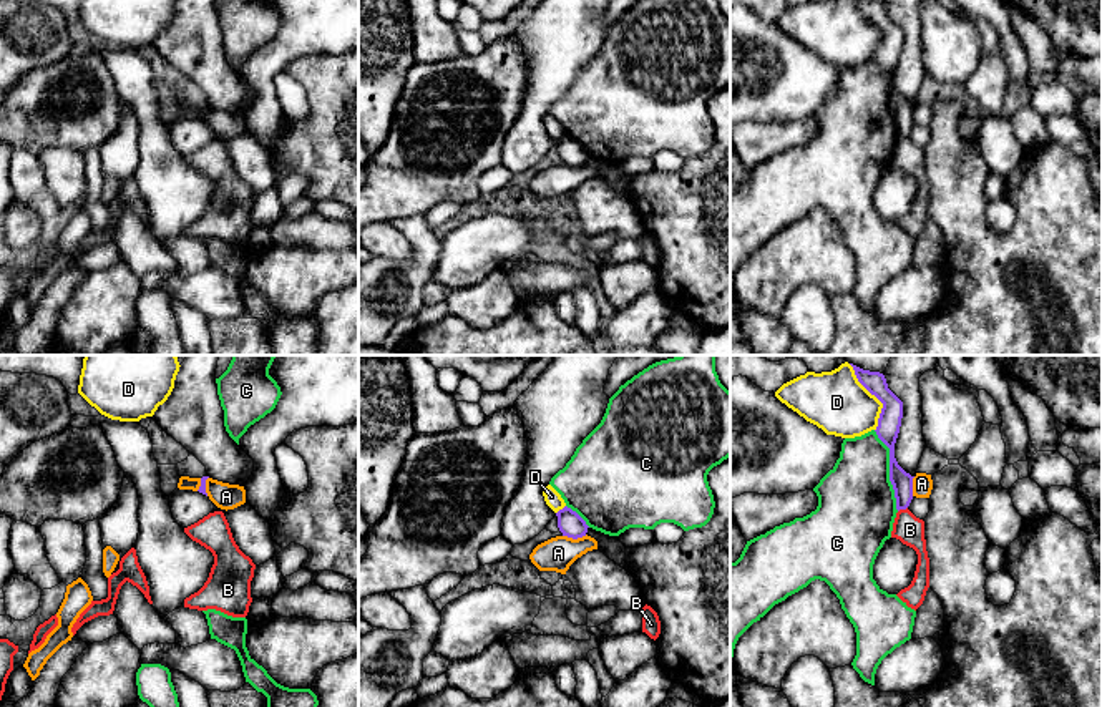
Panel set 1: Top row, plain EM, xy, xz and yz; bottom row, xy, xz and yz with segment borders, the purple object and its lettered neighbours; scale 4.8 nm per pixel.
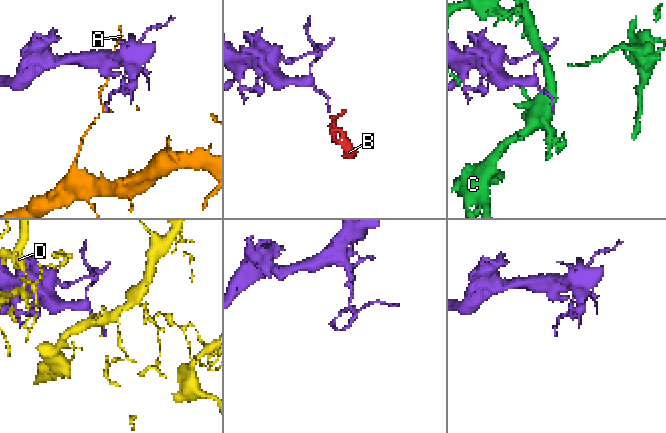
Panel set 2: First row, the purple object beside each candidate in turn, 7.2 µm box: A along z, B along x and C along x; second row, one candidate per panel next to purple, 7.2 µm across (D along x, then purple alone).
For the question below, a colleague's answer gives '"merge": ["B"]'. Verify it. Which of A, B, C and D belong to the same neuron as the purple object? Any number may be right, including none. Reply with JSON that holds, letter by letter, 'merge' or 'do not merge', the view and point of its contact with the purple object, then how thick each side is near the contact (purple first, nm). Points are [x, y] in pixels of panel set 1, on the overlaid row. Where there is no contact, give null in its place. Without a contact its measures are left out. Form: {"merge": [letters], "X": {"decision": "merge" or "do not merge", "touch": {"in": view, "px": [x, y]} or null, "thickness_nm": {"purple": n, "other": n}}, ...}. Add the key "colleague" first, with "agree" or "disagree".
{"colleague": "disagree", "merge": [], "A": {"decision": "do not merge", "touch": {"in": "xz", "px": [575, 538]}, "thickness_nm": {"purple": 120, "other": 160}}, "B": {"decision": "do not merge", "touch": {"in": "yz", "px": [902, 508]}, "thickness_nm": {"purple": 100, "other": 140}}, "C": {"decision": "do not merge", "touch": {"in": "yz", "px": [890, 470]}, "thickness_nm": {"purple": 110, "other": 380}}, "D": {"decision": "do not merge", "touch": {"in": "yz", "px": [875, 395]}, "thickness_nm": {"purple": 110, "other": 300}}}

